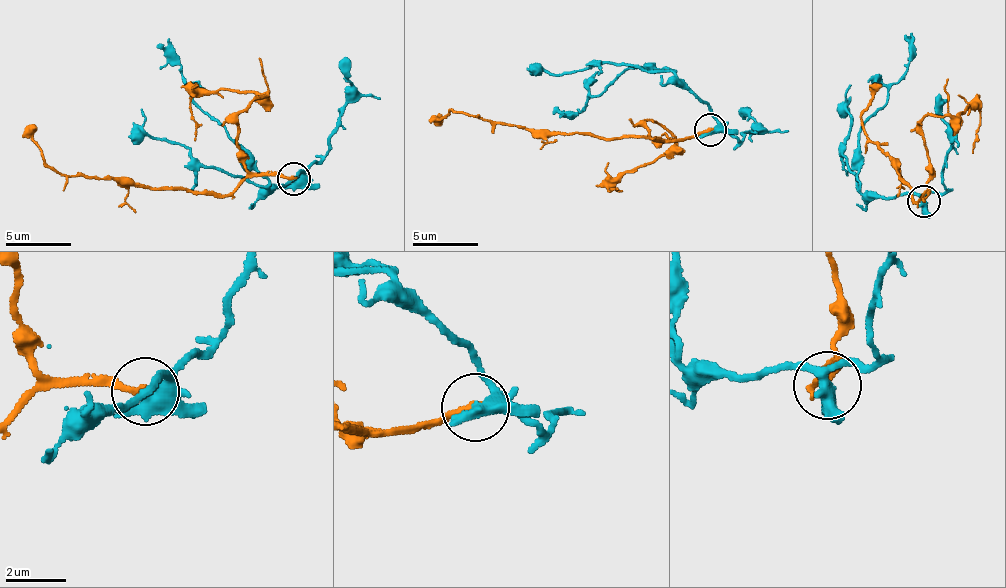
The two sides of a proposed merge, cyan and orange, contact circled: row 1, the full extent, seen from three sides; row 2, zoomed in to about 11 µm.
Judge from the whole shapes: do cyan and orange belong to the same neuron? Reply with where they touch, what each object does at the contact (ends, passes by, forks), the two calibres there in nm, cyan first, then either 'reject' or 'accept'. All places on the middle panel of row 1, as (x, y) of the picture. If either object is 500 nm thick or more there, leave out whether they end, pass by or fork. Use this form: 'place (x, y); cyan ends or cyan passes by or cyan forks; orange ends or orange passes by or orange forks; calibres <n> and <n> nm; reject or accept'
place (710, 130); cyan forks; orange ends; calibres 380 and 200 nm; reject

